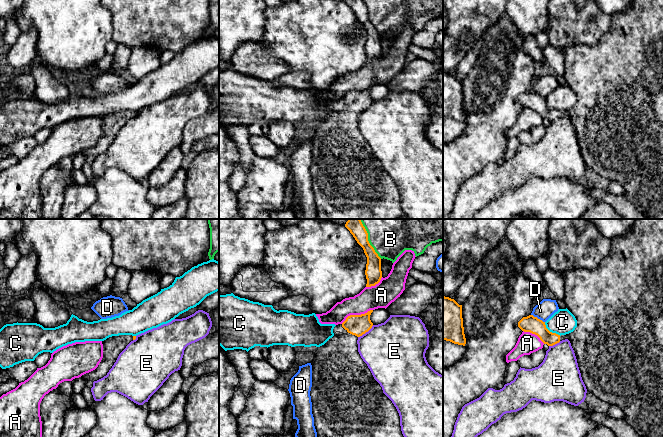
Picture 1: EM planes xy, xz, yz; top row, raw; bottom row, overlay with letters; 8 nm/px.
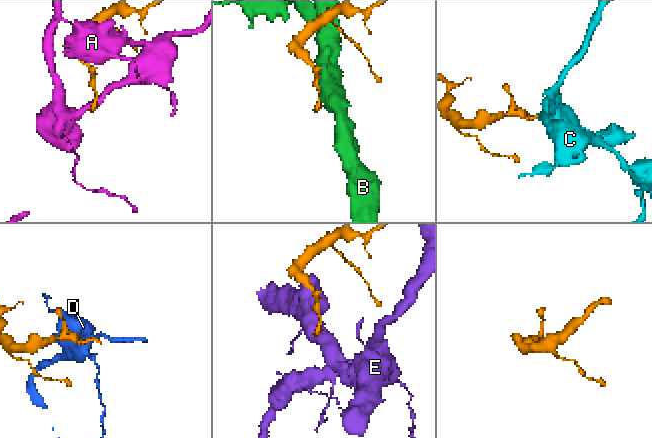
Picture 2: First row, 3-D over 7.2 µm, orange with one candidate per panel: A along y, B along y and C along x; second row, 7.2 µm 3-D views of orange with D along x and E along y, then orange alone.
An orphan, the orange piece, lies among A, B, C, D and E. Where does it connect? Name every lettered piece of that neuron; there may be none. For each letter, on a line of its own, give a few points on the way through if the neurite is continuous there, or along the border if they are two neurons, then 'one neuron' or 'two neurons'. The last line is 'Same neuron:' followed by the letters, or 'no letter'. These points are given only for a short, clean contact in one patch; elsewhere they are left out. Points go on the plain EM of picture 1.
A: two neurons
B: two neurons
C: border yz (544, 98), (550, 107), (560, 111); two neurons
D: border yz (531, 90), (544, 98); two neurons
E: border xz (373, 101), (358, 113); two neurons
Same neuron: no letter

